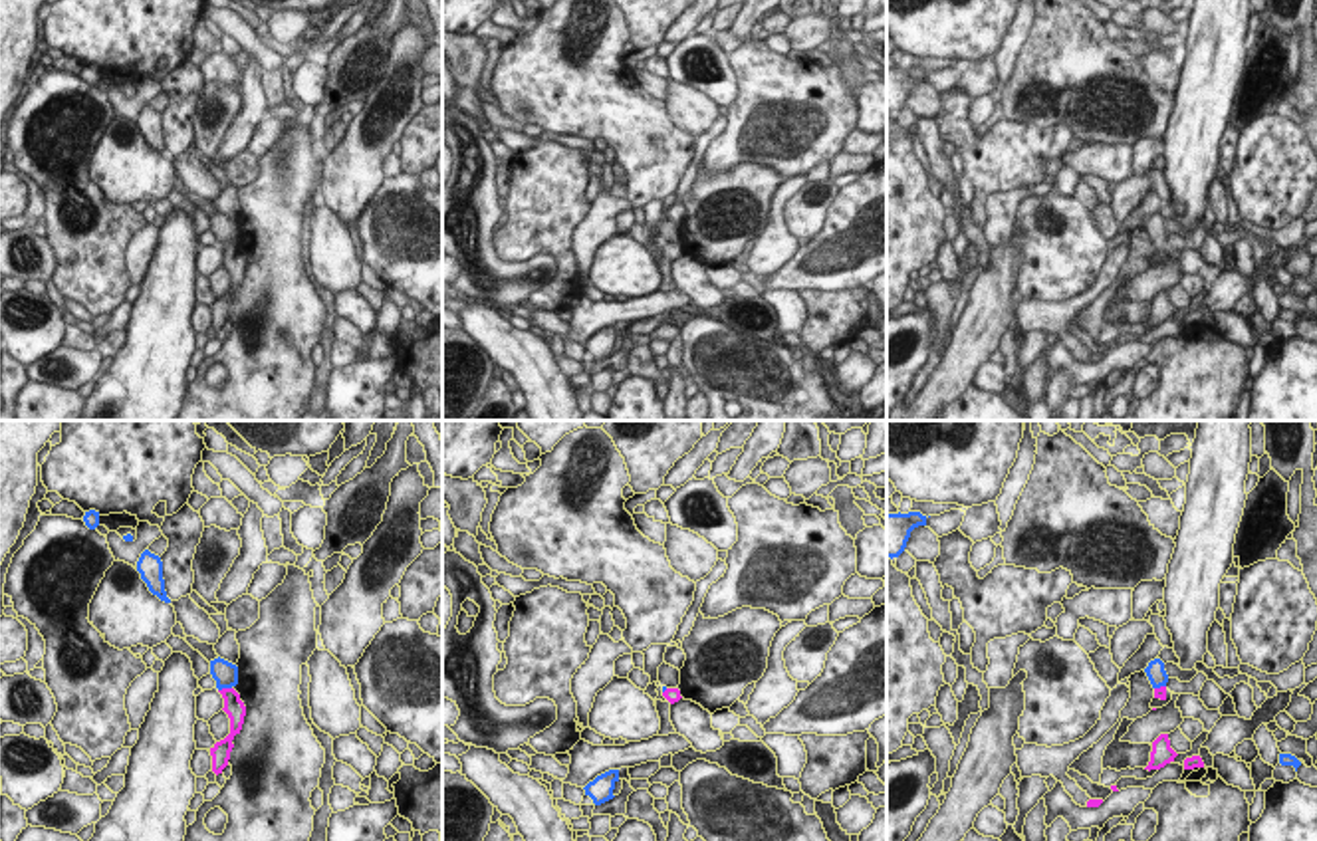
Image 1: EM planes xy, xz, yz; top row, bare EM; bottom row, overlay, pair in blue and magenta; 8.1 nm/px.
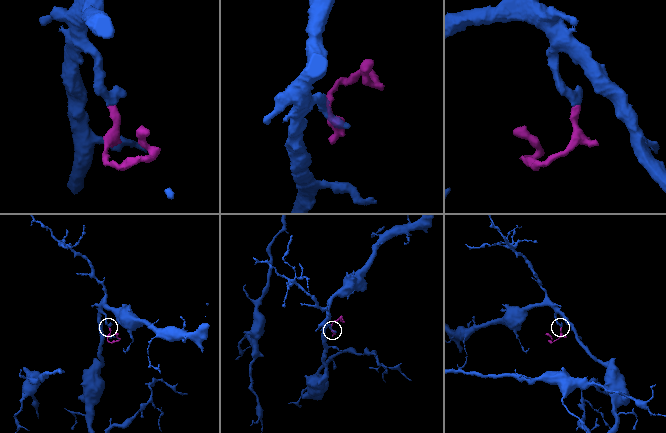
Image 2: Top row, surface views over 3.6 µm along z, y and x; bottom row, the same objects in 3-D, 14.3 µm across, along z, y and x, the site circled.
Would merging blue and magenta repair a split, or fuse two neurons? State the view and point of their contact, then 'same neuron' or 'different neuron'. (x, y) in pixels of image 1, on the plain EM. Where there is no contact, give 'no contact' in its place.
meets blue in xy at (225, 242); same neuron

